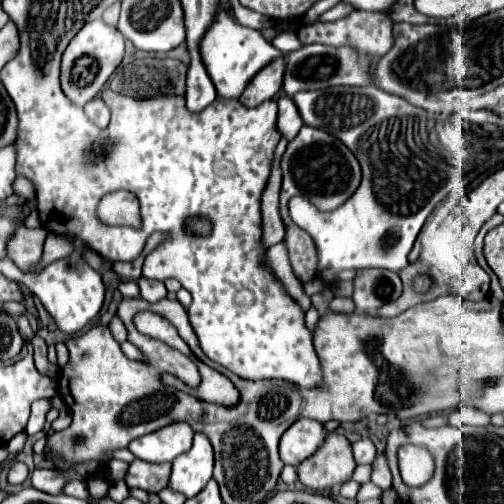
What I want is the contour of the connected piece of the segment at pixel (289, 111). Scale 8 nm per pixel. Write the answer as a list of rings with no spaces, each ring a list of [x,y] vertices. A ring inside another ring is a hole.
[[[281,96],[279,98],[279,116],[277,116],[277,128],[281,136],[287,140],[293,140],[299,134],[301,126],[303,126],[303,120],[301,120],[301,114],[295,102],[289,96]]]

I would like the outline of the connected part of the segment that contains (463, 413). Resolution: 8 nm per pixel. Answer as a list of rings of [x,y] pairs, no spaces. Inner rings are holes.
[[[457,408],[457,410],[451,410],[449,416],[447,416],[447,424],[451,426],[489,426],[489,416],[483,412],[475,412],[473,408]]]

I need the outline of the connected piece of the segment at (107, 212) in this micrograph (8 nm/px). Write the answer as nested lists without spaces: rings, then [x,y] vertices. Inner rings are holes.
[[[113,192],[101,198],[97,206],[97,218],[107,226],[141,226],[139,200],[131,192]]]

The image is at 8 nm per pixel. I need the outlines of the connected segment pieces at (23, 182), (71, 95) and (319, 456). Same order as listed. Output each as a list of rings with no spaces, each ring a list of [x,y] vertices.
[[[19,176],[19,178],[15,180],[13,190],[15,190],[15,194],[23,196],[25,200],[29,200],[29,198],[33,198],[33,196],[35,196],[35,186],[33,186],[33,182],[31,182],[31,180],[27,180],[27,178],[23,178],[23,176]]]
[[[103,20],[87,22],[77,36],[69,42],[67,50],[63,52],[61,62],[61,90],[63,94],[75,104],[85,106],[89,100],[93,100],[103,84],[109,80],[109,76],[115,72],[115,68],[121,64],[125,52],[125,38],[121,32],[113,26],[107,26]]]
[[[329,432],[321,448],[297,466],[297,476],[307,490],[325,492],[349,480],[353,470],[355,460],[349,440],[337,432]]]

